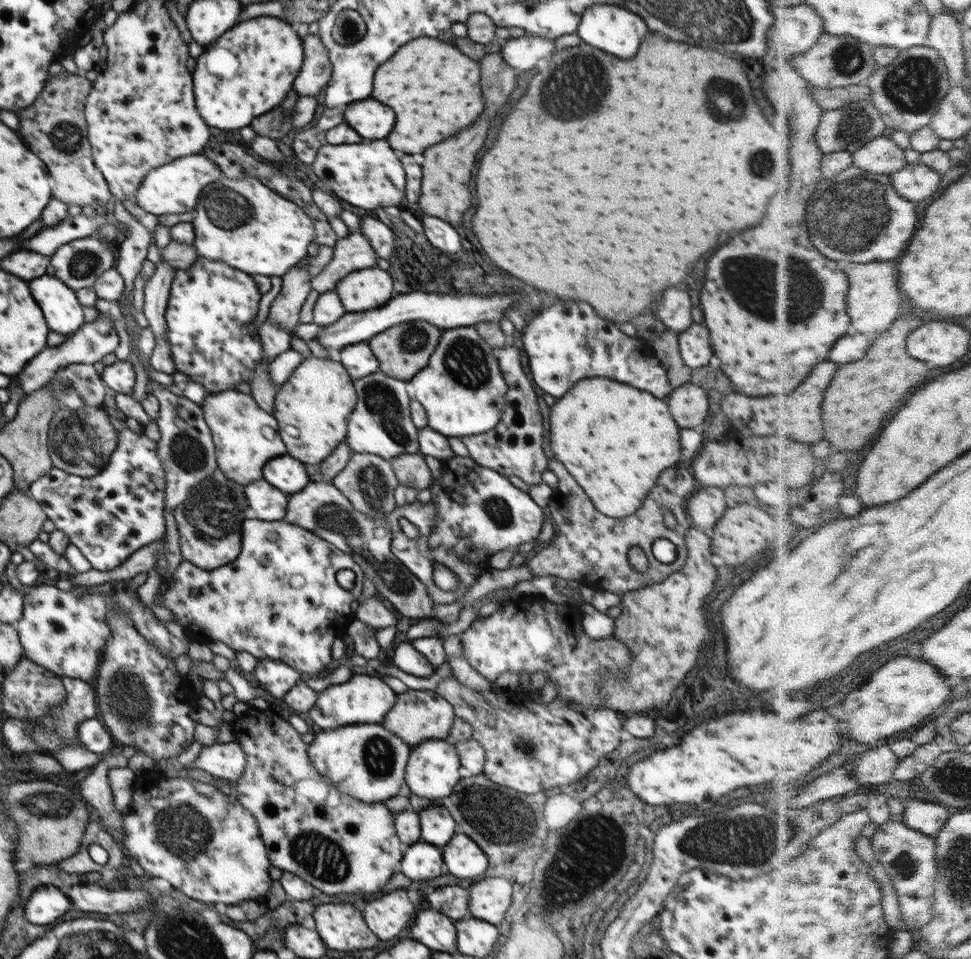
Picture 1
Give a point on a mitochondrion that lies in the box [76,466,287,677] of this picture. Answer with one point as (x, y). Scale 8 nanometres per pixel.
(209, 508)

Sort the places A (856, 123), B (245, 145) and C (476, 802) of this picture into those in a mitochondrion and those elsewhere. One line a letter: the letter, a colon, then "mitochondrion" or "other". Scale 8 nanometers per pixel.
A: mitochondrion
B: other
C: mitochondrion

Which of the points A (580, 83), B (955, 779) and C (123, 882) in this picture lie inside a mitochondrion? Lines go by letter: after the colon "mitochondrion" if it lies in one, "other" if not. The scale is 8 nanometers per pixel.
A: mitochondrion
B: mitochondrion
C: other

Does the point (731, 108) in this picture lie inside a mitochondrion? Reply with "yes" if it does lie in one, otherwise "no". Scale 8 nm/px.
yes

